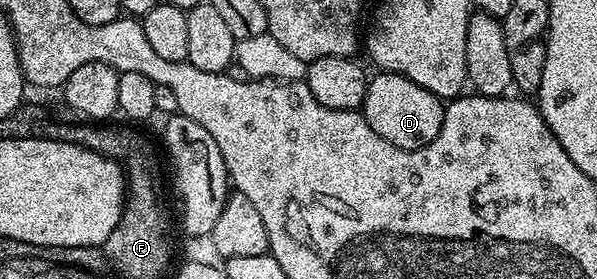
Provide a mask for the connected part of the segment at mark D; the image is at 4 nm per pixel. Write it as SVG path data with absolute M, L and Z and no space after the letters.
M378 72L367 81L366 95L362 101L360 112L368 120L372 132L388 144L396 144L396 148L415 150L424 148L440 136L440 128L444 124L446 107L443 99L438 98L428 88L420 88L420 84L412 84L399 74Z

